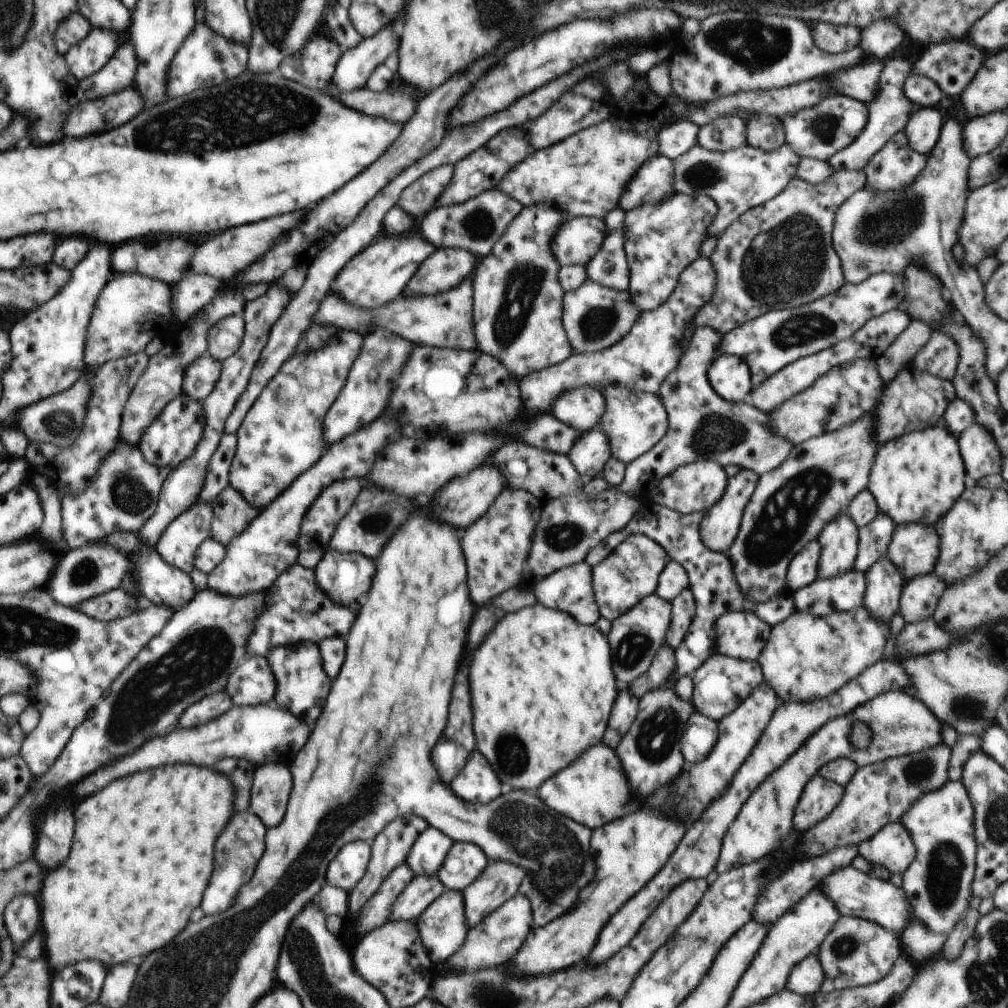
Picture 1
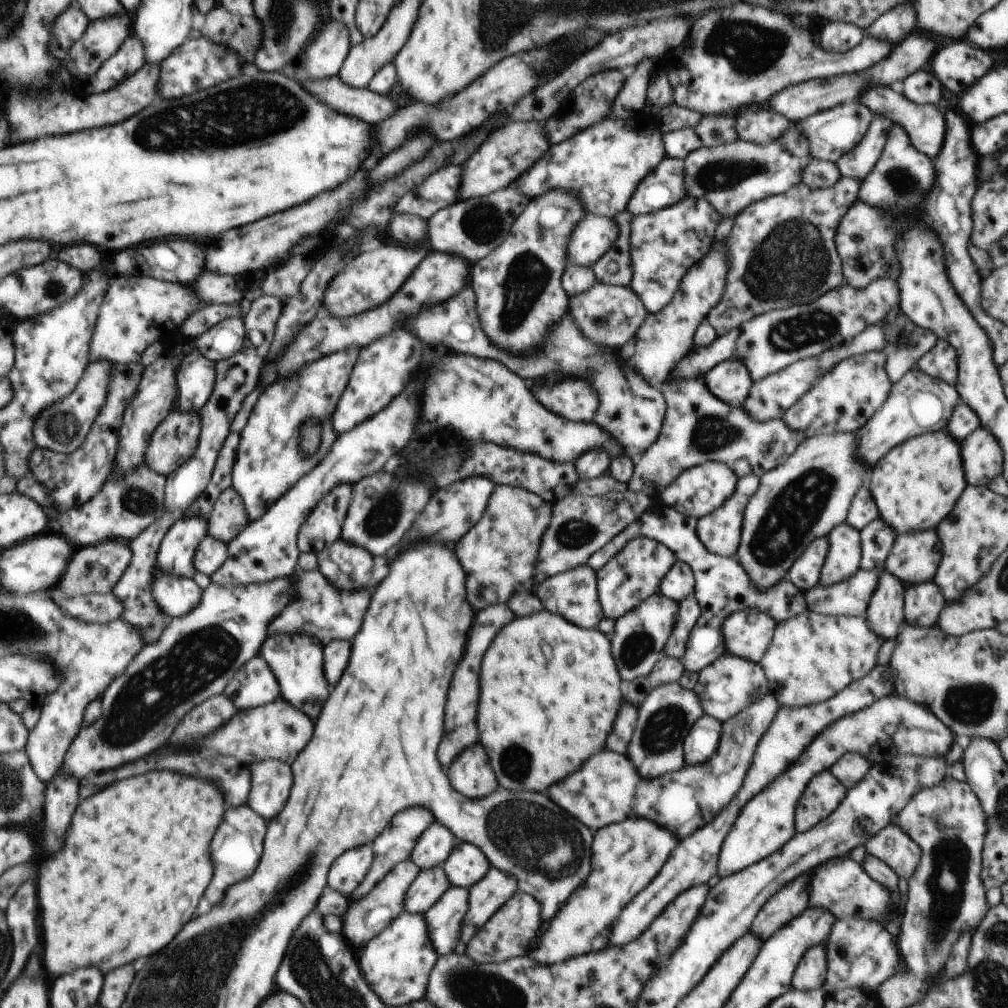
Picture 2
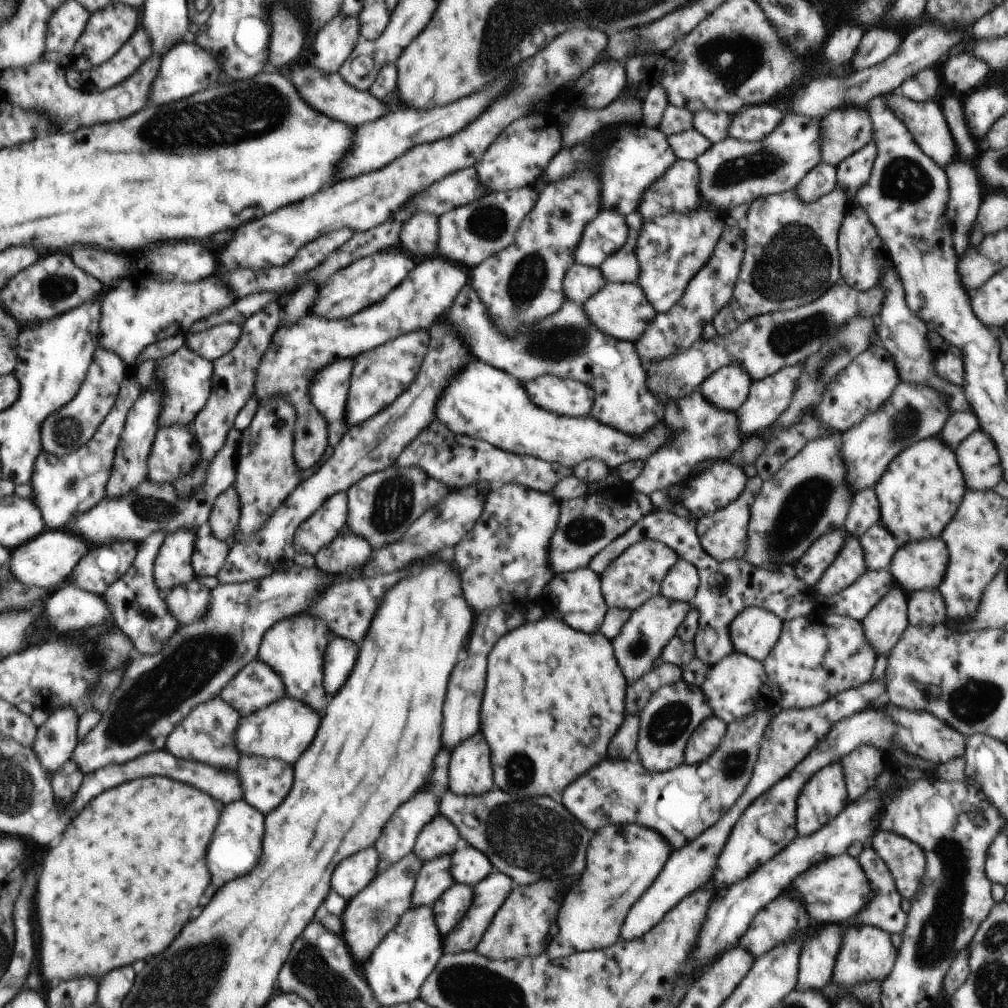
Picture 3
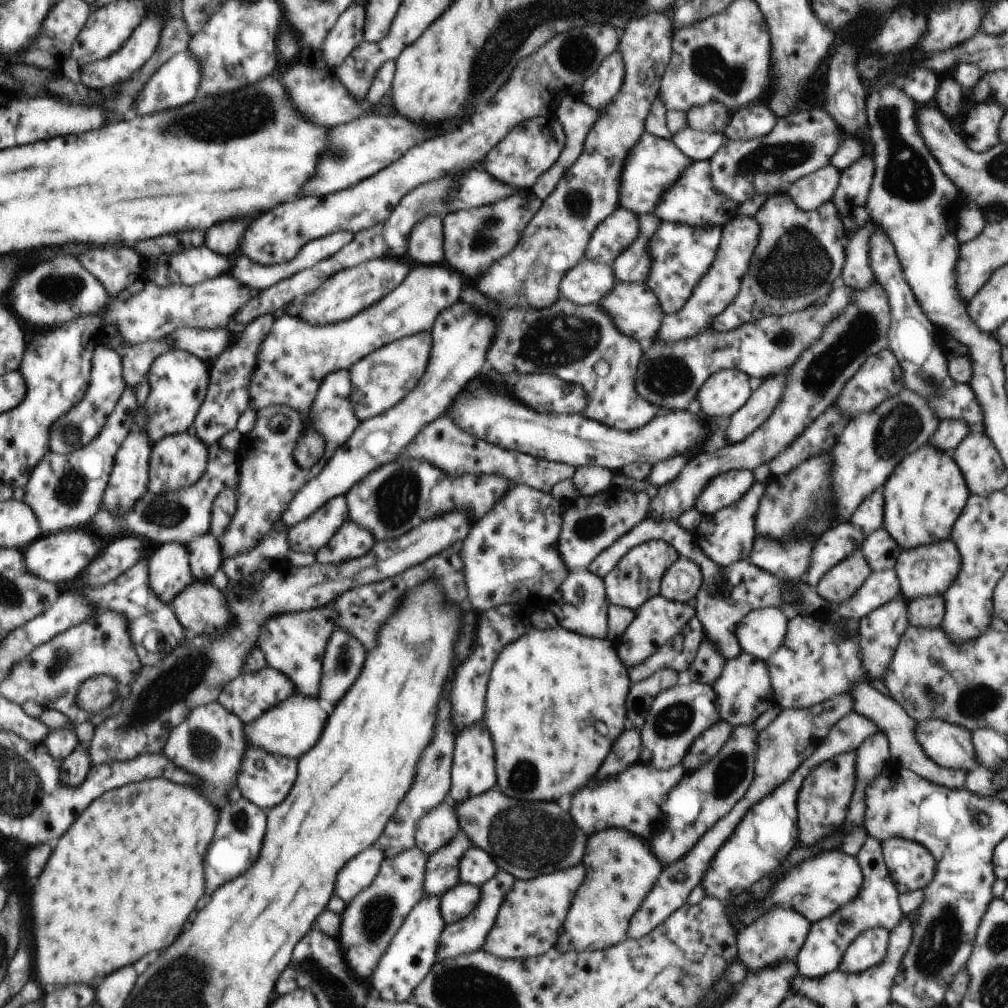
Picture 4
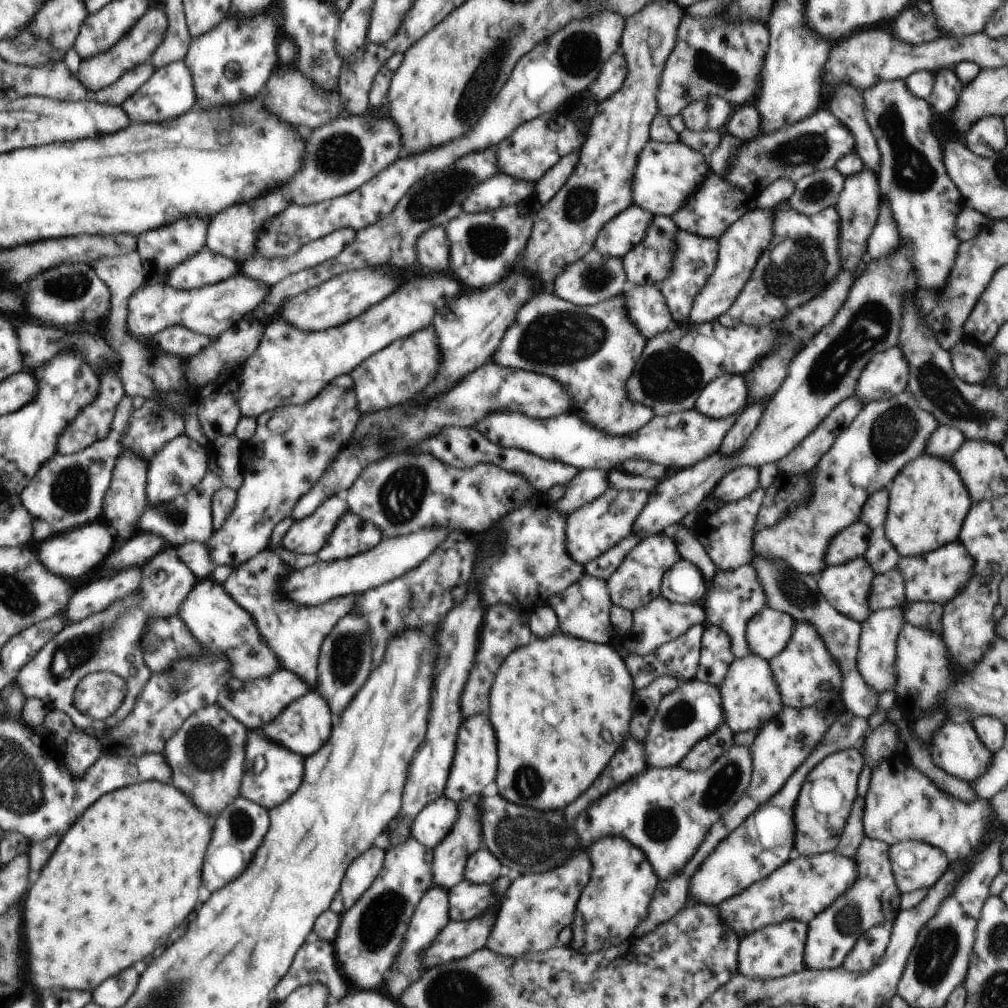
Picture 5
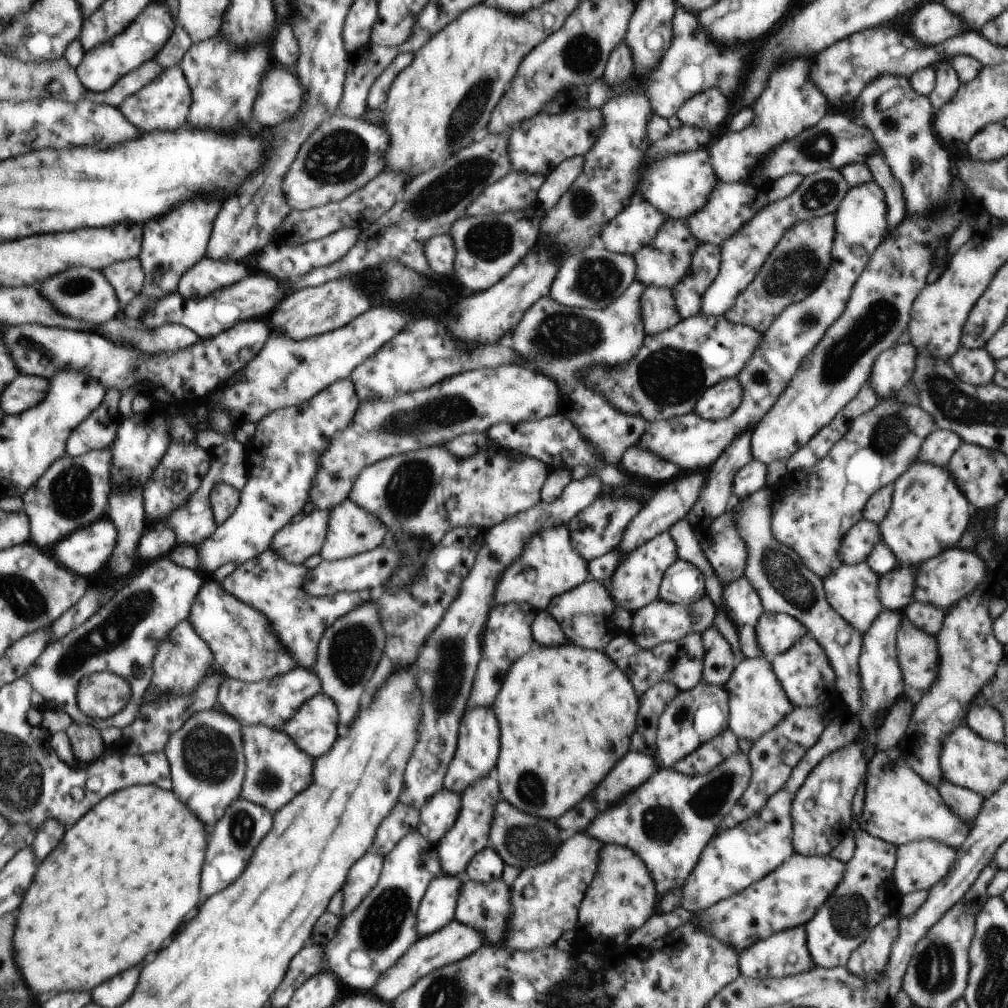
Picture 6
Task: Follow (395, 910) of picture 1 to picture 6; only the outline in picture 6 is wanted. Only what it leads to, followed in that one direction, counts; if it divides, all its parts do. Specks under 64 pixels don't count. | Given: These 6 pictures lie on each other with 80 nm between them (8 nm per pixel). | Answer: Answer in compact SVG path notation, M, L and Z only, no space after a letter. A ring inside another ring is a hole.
M494 775L485 776L473 782L473 785L468 786L461 794L461 807L456 822L438 840L439 857L444 873L463 876L472 857L490 844L489 834L494 820L494 809L498 801L504 800L498 784L498 780L494 780Z

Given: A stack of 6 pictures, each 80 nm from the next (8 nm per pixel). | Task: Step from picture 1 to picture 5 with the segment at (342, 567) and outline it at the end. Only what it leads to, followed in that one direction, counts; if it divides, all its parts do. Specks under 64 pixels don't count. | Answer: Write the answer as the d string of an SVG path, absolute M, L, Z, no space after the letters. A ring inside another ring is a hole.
M346 512L334 526L326 545L317 553L319 561L334 562L366 553L382 541L382 534L372 522Z

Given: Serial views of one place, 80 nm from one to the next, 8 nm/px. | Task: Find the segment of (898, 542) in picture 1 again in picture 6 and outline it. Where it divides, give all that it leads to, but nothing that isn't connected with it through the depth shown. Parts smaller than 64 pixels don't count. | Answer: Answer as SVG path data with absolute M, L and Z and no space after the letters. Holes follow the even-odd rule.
M961 548L946 549L939 557L912 566L917 570L915 600L944 610L974 593L984 580L986 570L985 562L976 553L964 552Z

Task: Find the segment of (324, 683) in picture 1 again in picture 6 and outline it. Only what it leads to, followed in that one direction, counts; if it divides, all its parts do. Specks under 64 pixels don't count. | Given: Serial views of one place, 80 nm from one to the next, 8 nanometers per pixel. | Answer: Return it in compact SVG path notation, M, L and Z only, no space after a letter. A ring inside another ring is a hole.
M268 550L266 554L260 554L258 558L252 558L250 562L238 565L238 568L220 583L230 594L242 598L242 602L258 606L258 610L266 610L274 634L297 660L297 666L313 670L318 643L324 631L350 610L368 602L370 592L342 591L328 596L311 596L302 584L308 571L305 565L288 564L282 558L278 558L273 550Z

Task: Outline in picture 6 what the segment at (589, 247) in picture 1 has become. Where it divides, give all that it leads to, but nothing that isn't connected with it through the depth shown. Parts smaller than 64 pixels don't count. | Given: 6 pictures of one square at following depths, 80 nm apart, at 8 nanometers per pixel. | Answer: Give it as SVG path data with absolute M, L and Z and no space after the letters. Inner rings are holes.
M638 194L632 198L632 206L626 206L602 230L602 245L610 252L634 255L654 240L664 220L664 214Z

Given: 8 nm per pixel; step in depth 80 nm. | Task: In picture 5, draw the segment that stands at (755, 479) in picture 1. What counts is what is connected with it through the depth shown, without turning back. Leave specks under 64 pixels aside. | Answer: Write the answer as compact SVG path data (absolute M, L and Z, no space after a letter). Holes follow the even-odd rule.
M758 486L758 488L754 488L752 494L748 494L745 498L725 504L714 512L701 515L695 533L718 571L733 571L751 564L754 555L753 540L758 528L757 514L764 498L765 489Z

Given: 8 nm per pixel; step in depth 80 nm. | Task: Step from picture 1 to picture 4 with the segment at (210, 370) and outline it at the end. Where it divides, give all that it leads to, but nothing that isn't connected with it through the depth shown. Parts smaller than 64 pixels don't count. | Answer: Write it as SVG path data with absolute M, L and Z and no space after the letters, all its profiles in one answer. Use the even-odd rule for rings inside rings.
M172 349L160 354L160 357L154 360L147 378L150 382L150 394L144 403L144 408L148 412L148 416L146 416L148 440L154 444L156 440L160 440L164 436L188 432L193 427L196 414L198 414L198 410L206 398L208 386L210 386L208 364L186 350Z

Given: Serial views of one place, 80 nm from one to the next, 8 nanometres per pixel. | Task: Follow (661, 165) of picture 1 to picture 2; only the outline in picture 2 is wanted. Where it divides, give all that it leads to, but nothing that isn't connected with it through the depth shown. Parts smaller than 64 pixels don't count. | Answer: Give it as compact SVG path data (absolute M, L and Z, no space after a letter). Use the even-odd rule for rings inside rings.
M667 157L662 160L662 166L658 166L642 182L640 190L636 190L632 202L628 204L628 212L632 212L634 216L658 212L666 206L680 202L686 196L684 162L682 159Z

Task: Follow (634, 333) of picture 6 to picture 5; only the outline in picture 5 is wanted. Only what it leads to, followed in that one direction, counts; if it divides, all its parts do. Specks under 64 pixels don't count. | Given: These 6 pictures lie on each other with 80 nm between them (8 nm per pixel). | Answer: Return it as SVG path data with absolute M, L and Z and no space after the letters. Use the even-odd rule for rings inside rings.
M546 291L518 310L494 360L506 368L548 374L562 386L568 386L568 394L574 400L572 408L588 426L598 426L598 430L614 436L626 436L655 418L652 408L632 404L626 396L626 380L635 372L646 342L638 328L630 324L630 318L626 318L622 296L595 306L575 306Z

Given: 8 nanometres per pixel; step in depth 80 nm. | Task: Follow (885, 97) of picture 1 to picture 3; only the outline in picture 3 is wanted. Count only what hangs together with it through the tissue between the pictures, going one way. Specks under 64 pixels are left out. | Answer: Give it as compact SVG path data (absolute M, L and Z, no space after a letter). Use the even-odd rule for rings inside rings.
M872 138L870 142L866 142L866 146L862 150L858 150L856 154L852 154L852 156L846 158L846 161L838 164L837 186L848 192L848 200L846 200L846 209L848 211L859 207L855 199L856 192L861 190L862 186L865 186L870 179L877 156L878 146Z

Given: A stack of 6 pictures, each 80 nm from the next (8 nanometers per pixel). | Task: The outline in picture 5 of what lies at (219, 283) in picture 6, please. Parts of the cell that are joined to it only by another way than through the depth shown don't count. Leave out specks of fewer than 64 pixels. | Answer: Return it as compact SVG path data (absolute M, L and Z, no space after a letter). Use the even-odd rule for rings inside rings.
M206 248L202 250L202 254L178 266L174 274L168 274L163 284L166 286L170 284L170 287L178 286L177 290L194 290L194 288L222 282L236 274L238 274L238 264L234 260L216 256Z

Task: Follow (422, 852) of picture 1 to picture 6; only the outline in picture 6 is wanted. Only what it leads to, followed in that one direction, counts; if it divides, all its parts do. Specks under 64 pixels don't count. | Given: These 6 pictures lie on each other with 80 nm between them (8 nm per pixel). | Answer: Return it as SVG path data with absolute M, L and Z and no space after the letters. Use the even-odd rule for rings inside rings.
M443 788L433 794L419 811L418 831L431 841L440 840L456 822L461 807L461 796Z

